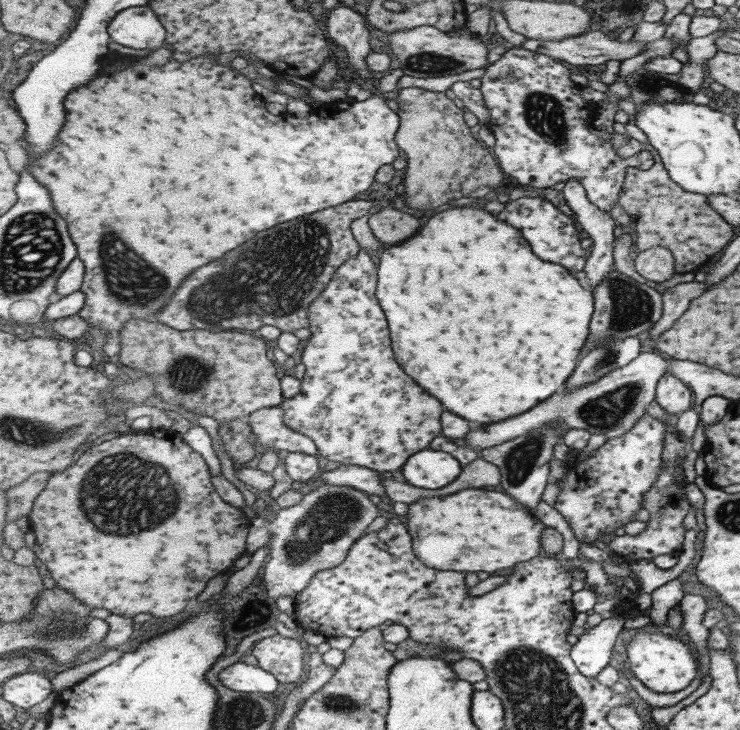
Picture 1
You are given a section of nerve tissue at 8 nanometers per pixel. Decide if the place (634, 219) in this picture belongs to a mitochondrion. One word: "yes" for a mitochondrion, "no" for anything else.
no

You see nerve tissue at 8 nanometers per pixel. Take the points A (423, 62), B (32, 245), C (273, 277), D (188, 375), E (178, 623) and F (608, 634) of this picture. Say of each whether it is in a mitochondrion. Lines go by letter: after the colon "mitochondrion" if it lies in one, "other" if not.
A: mitochondrion
B: mitochondrion
C: mitochondrion
D: mitochondrion
E: other
F: other

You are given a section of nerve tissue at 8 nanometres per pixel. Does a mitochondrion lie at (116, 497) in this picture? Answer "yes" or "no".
yes

